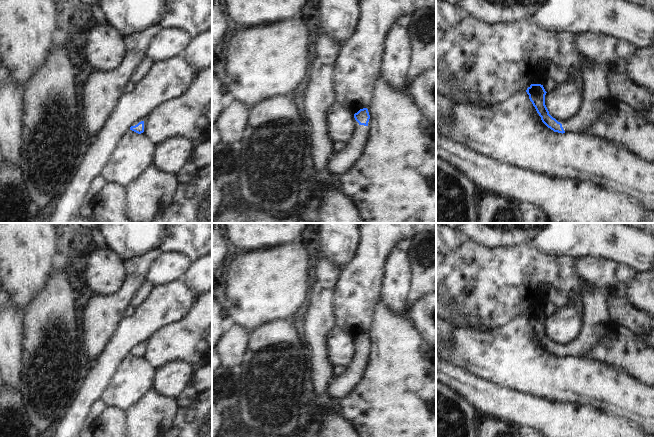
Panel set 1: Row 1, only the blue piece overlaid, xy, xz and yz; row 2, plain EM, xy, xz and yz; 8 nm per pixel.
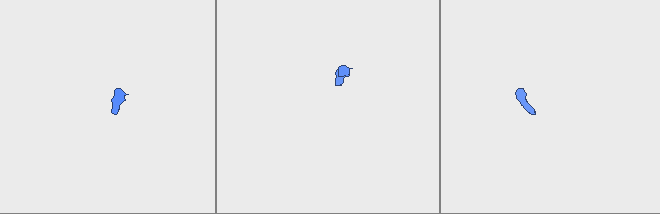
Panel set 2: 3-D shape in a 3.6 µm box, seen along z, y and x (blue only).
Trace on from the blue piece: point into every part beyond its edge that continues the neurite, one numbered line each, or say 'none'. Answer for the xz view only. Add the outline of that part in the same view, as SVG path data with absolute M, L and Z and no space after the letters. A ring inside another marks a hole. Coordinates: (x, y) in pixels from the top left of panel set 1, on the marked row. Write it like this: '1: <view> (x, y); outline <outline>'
1: xz (339, 162); outline M359 125L354 130L350 140L341 152L334 152L326 165L326 170L331 174L343 174L347 172L361 156L368 140L368 127Z

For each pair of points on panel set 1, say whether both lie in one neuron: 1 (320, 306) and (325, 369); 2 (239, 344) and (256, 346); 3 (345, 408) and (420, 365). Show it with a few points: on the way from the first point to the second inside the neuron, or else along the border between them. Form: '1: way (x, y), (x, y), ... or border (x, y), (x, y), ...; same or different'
1: way (319, 322), (319, 353); same
2: border (249, 333), (247, 348), (238, 366); different
3: way (364, 407), (378, 407), (401, 384); same

